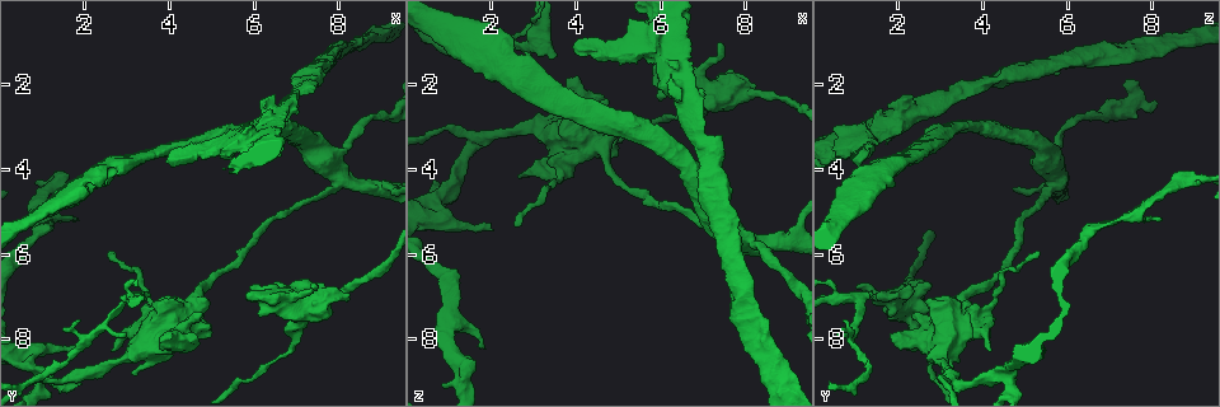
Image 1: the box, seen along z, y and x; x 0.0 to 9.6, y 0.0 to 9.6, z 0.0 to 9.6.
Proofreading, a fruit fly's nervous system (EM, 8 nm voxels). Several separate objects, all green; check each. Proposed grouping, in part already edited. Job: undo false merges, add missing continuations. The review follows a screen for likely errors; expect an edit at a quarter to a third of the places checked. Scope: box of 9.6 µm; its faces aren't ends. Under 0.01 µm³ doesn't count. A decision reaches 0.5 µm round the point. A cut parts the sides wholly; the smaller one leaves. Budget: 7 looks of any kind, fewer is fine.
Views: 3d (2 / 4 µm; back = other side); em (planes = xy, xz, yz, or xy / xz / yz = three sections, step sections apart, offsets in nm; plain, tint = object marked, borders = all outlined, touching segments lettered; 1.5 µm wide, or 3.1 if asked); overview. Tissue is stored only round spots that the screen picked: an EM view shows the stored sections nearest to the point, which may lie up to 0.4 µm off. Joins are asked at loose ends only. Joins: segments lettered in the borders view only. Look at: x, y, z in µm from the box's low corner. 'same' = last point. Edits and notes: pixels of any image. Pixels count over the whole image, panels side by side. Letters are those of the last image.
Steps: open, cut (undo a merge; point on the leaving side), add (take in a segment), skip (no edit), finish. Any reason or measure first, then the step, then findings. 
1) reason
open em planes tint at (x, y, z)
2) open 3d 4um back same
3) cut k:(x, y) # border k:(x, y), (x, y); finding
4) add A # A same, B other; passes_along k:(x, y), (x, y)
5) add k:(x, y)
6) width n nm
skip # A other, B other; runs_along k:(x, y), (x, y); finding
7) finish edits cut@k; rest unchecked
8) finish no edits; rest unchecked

stops while still wide
open em yz step 4 borders at (3.95, 8.50, 3.30)

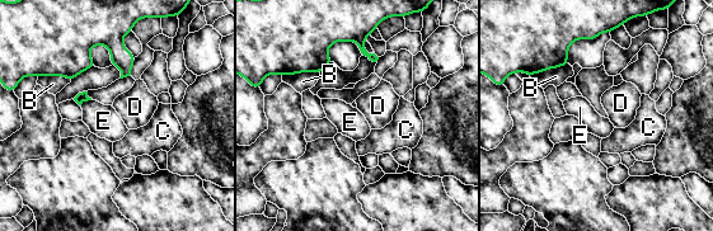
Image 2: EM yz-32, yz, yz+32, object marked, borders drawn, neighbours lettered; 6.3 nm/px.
skip # B other, C other, D other, E other; border 2:(92, 99), (80, 105); no lettered segment goes on from it

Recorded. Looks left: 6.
branch stops here
open 3d 2um at (3.40, 6.90, 1.40)

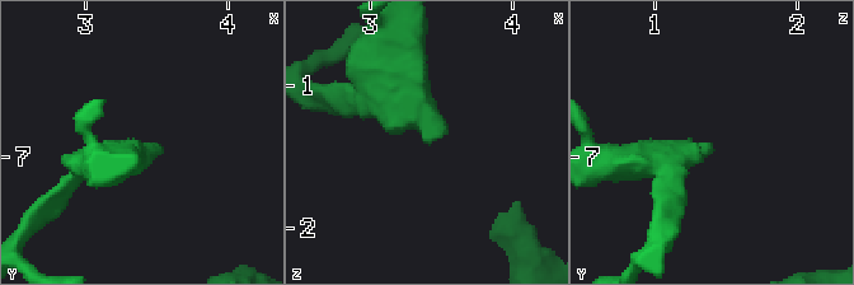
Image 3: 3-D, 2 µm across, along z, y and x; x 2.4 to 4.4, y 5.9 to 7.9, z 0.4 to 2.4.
shape alone is not enough
open em yz step 4 borders at (3.36, 6.94, 1.44)

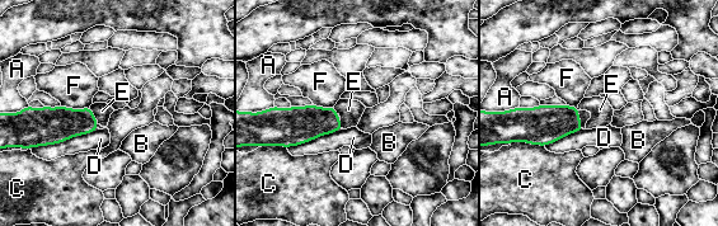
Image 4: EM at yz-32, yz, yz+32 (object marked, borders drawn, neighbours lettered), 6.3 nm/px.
add E # A other, B other, C other, D other, E same, F other; it goes on there

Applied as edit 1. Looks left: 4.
see it whole again
open overview

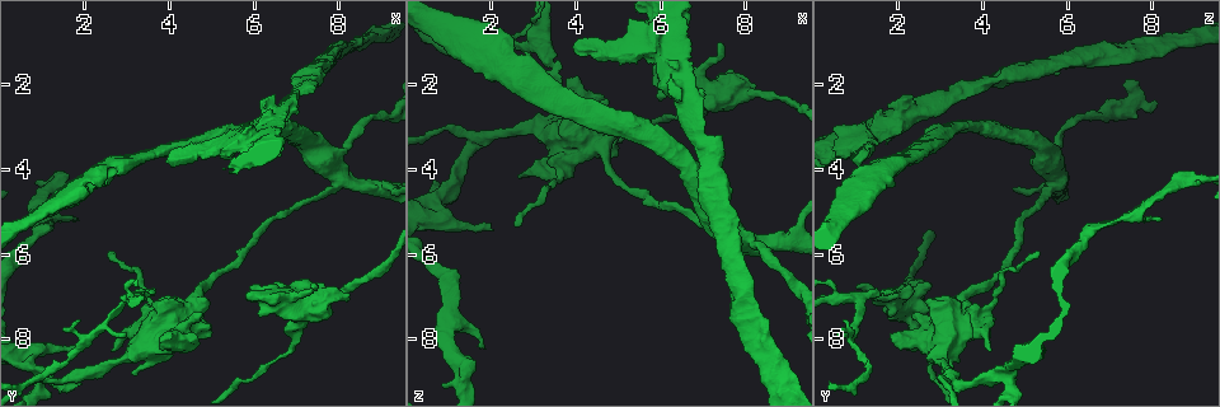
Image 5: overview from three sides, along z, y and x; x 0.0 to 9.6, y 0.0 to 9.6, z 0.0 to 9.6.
four arms meet
open em xy step 4 tint at (7.90, 4.30, 5.65)

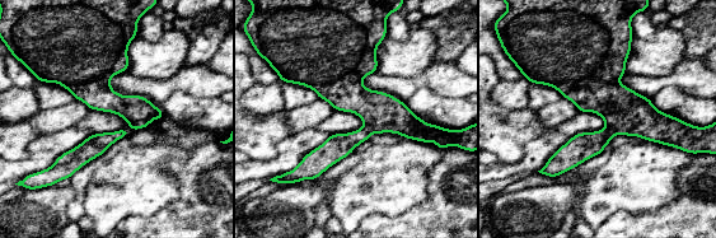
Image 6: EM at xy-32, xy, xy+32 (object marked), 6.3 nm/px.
open em planes tint same

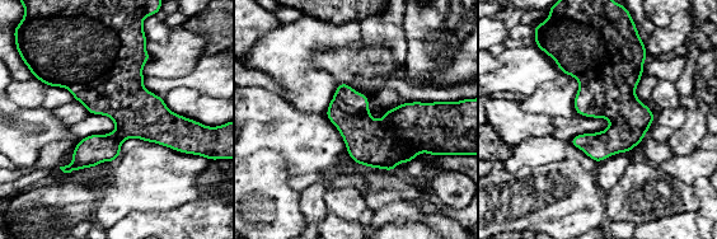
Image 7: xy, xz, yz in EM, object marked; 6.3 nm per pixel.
open em planes borders same

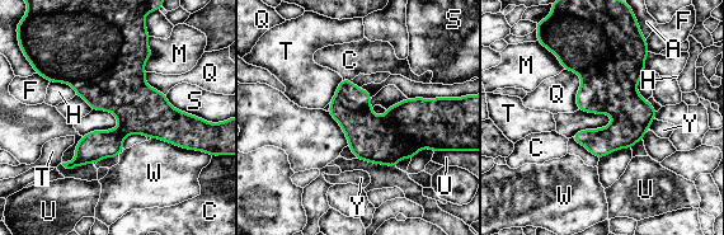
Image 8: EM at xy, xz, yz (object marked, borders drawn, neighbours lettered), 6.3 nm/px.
width 260 nm
skip # A other, C other, F other, H other, M other, Q other, S other, T other, U other, W other, Y other; border 8:(564, 69), (581, 80), (578, 109); all the same neuron

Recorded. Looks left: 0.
finish edits add@4; rest unchecked

